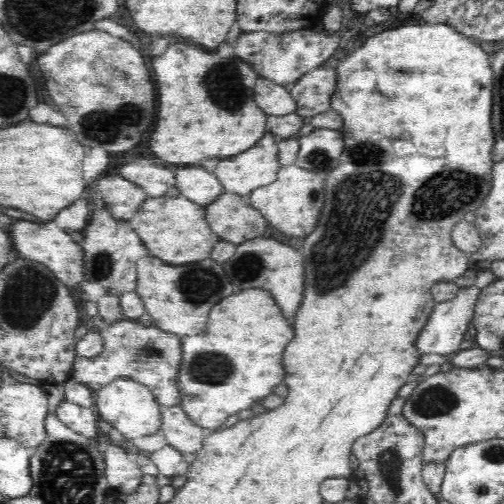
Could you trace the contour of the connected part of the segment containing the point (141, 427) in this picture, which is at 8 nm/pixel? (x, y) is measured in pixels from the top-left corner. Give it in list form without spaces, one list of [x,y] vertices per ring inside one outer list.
[[[116,379],[98,390],[91,390],[93,407],[99,419],[108,422],[131,442],[140,436],[156,434],[160,428],[161,412],[153,394],[144,385],[128,379]]]

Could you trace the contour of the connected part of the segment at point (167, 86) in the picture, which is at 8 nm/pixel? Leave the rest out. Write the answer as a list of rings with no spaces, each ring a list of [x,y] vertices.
[[[174,42],[166,50],[150,60],[156,92],[158,92],[158,118],[150,136],[150,148],[160,162],[172,165],[200,164],[214,157],[222,159],[234,156],[254,146],[267,130],[266,114],[254,101],[254,83],[257,72],[240,57],[224,58],[217,50],[202,50],[196,44]]]

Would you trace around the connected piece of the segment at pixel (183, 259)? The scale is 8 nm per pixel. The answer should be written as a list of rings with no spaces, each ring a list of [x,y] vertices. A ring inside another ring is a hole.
[[[184,195],[146,197],[138,210],[127,220],[148,249],[149,255],[165,263],[181,265],[210,257],[212,245],[220,238],[211,230],[205,219],[205,207],[192,202]]]

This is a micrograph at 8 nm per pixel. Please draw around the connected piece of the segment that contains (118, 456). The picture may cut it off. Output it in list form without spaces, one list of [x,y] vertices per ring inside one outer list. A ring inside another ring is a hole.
[[[112,444],[103,456],[109,486],[122,494],[135,493],[142,482],[143,473],[137,462],[130,458],[125,445]]]

